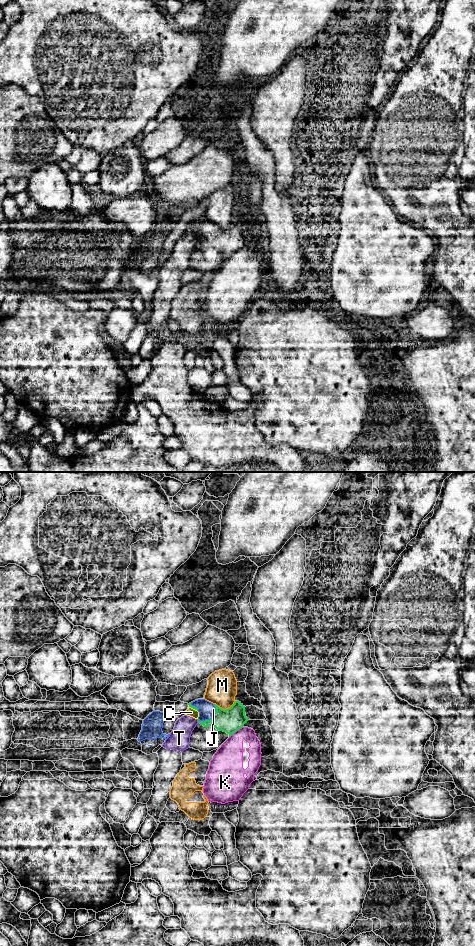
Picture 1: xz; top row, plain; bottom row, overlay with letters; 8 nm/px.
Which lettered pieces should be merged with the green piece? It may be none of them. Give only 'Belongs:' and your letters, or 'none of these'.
Belongs: J

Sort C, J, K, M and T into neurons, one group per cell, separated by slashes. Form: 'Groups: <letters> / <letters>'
Groups: C T / J / K / M

